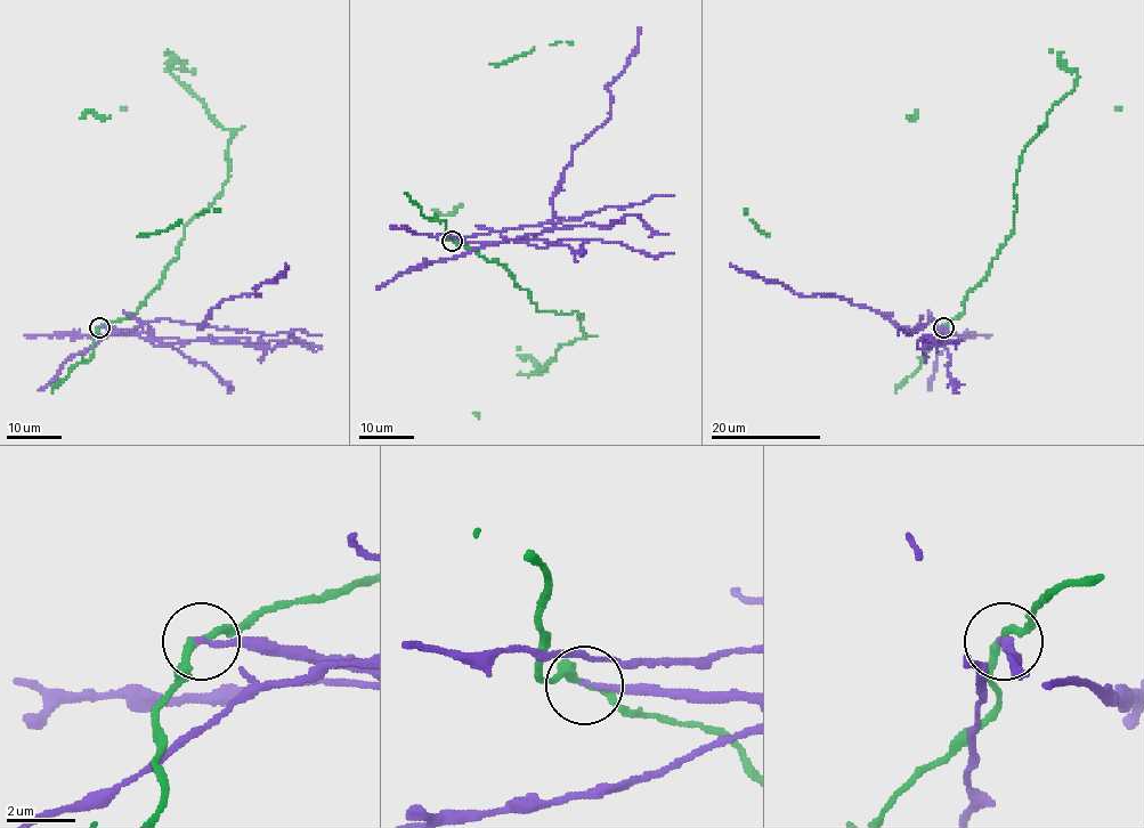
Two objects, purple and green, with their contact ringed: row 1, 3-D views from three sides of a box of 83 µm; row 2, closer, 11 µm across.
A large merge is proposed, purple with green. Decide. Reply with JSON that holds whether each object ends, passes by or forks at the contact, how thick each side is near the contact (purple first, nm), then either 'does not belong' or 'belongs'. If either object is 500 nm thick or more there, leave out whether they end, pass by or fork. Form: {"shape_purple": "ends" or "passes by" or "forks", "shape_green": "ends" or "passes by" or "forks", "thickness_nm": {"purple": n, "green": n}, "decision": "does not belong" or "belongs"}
{"shape_purple": "ends", "shape_green": "passes by", "thickness_nm": {"purple": 180, "green": 190}, "decision": "does not belong"}

